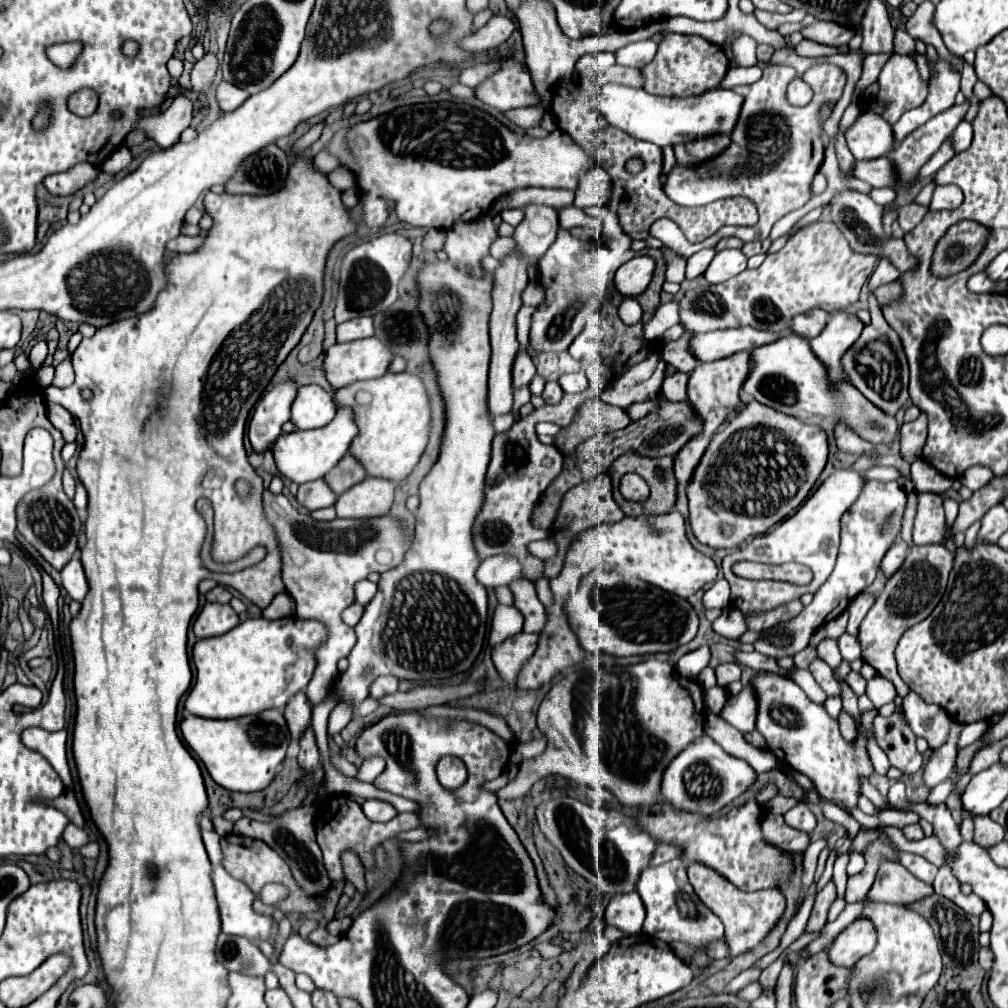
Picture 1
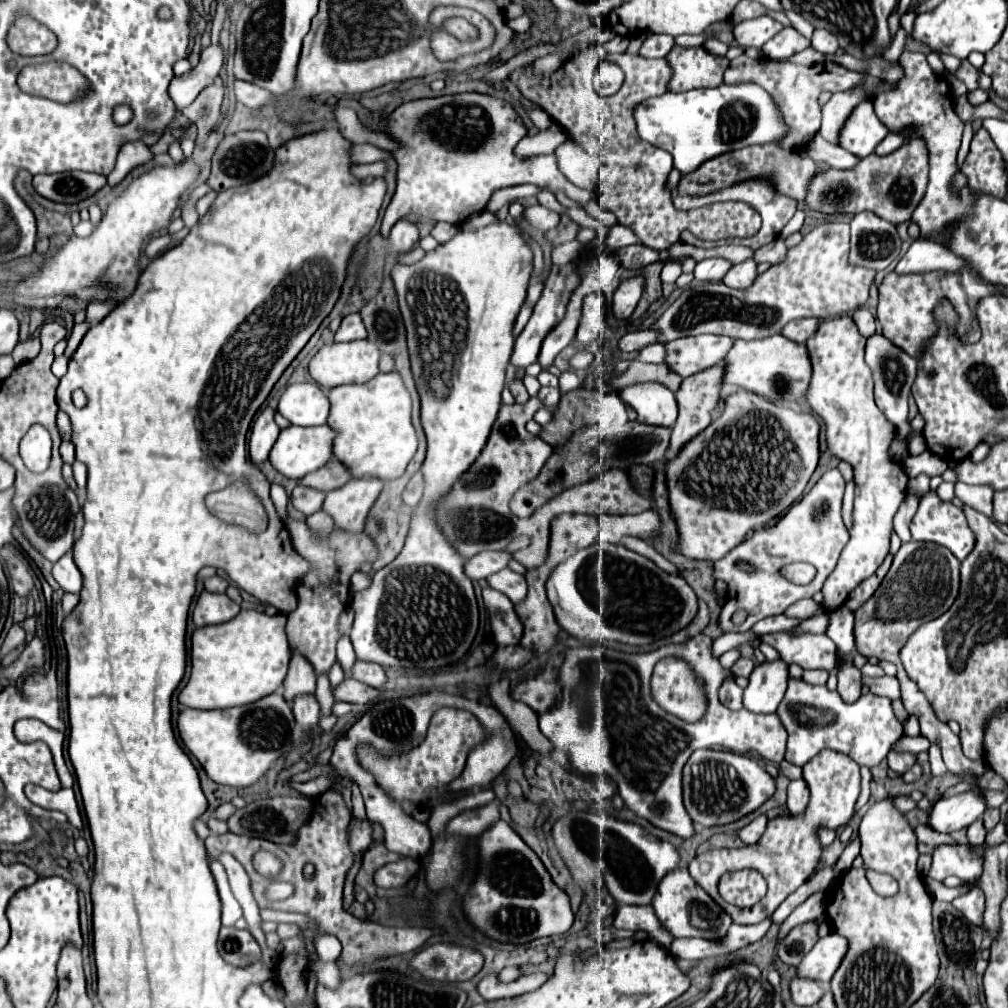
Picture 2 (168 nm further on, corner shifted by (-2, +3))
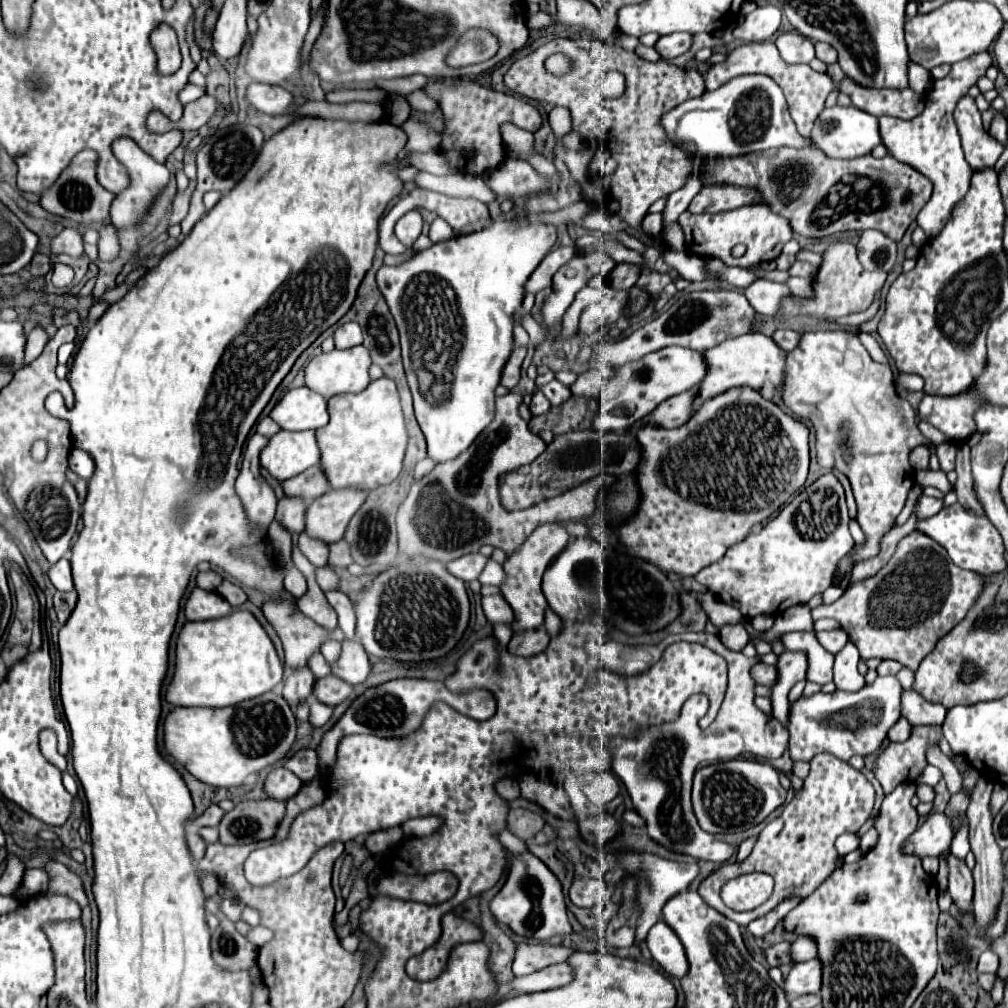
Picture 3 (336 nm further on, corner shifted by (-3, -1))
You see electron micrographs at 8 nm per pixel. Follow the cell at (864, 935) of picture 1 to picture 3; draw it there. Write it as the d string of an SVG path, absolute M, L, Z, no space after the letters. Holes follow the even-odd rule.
M817 959L793 965L791 973L785 977L783 983L783 991L787 999L807 993L819 993L819 987L821 987L821 967Z

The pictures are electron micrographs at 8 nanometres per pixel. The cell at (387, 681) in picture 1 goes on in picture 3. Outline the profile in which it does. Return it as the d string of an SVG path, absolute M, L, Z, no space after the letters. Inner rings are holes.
M343 641L341 655L335 663L329 663L331 673L347 683L363 683L371 671L369 657L359 641Z

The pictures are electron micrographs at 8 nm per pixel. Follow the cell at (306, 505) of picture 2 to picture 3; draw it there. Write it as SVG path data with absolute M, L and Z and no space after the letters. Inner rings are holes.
M283 497L277 503L277 515L275 521L281 523L289 533L301 533L303 531L303 511L307 503L303 499L291 499Z

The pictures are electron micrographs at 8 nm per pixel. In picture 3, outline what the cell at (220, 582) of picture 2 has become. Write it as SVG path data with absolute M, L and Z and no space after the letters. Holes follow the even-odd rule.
M205 571L205 573L197 573L197 587L205 589L205 591L215 591L221 583L221 575L215 571Z

